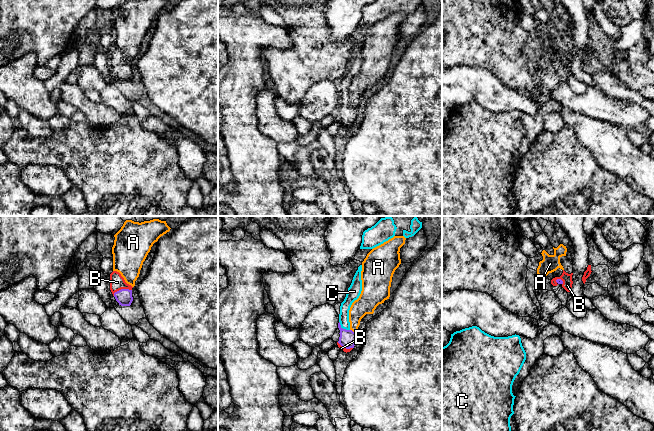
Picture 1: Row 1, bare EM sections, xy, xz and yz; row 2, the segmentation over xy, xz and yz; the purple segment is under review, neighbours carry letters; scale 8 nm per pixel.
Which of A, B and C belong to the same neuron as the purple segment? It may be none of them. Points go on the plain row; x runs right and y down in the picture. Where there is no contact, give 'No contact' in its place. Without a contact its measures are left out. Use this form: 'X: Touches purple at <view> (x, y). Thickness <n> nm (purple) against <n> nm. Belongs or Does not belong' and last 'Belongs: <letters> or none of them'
A: Touches purple at xz (354, 108). Thickness 140 nm (purple) against 160 nm. Does not belong
B: Touches purple at xy (121, 65). Thickness 130 nm (purple) against 120 nm. Belongs
C: Touches purple at xz (342, 104). Thickness 140 nm (purple) against 80 nm. Belongs
Belongs: B, C

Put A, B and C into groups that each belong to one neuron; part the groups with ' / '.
A / B C

